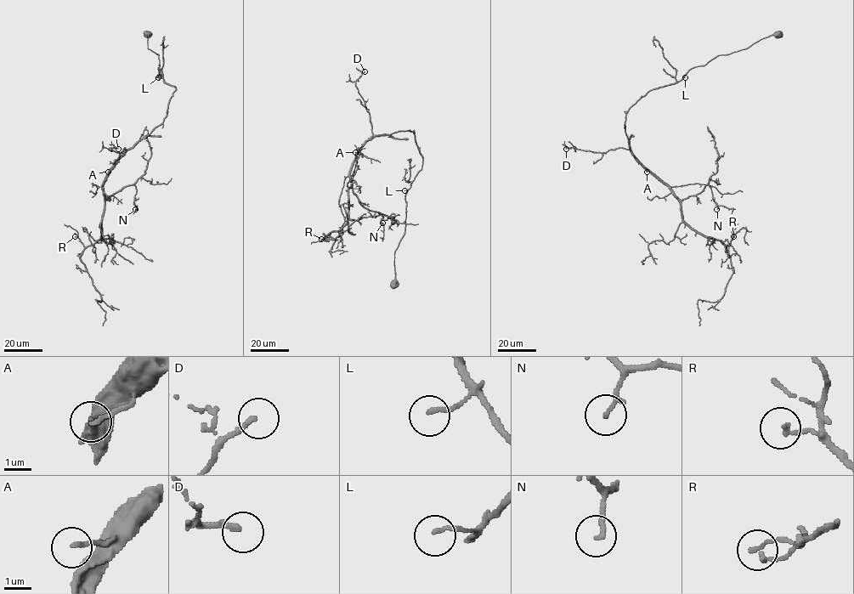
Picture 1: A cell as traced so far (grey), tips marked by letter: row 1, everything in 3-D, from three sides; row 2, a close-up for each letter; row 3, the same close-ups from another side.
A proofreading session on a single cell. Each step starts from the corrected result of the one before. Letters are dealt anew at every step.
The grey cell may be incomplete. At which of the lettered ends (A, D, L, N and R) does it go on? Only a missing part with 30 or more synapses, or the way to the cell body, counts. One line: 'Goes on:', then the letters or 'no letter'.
Goes on: D

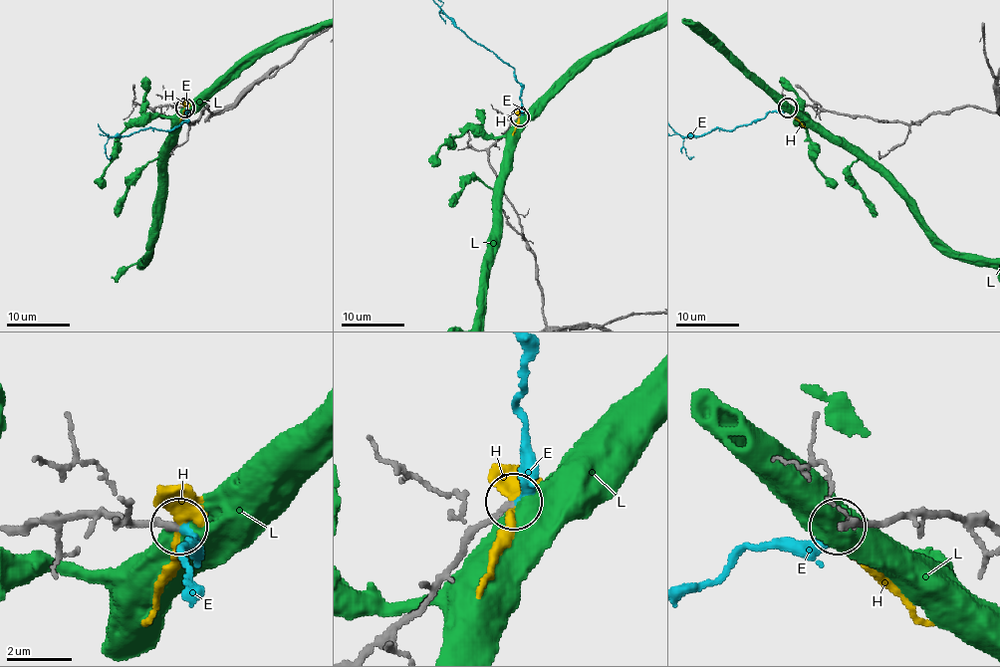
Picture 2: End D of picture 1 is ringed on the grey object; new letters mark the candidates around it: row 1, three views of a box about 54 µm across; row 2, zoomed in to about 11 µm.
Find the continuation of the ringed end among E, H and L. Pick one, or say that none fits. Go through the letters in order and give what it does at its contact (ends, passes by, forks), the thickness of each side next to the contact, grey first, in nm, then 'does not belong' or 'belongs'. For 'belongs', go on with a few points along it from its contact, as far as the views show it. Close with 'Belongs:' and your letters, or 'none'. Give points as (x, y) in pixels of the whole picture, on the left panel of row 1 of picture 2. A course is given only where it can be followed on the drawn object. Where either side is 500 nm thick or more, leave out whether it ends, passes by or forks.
E: it ends; calibres 190 and 280 nm; belongs
H: it passes by; calibres 200 and 260 nm; does not belong
L: calibres 200 and 700 nm; does not belong
Belongs: E

